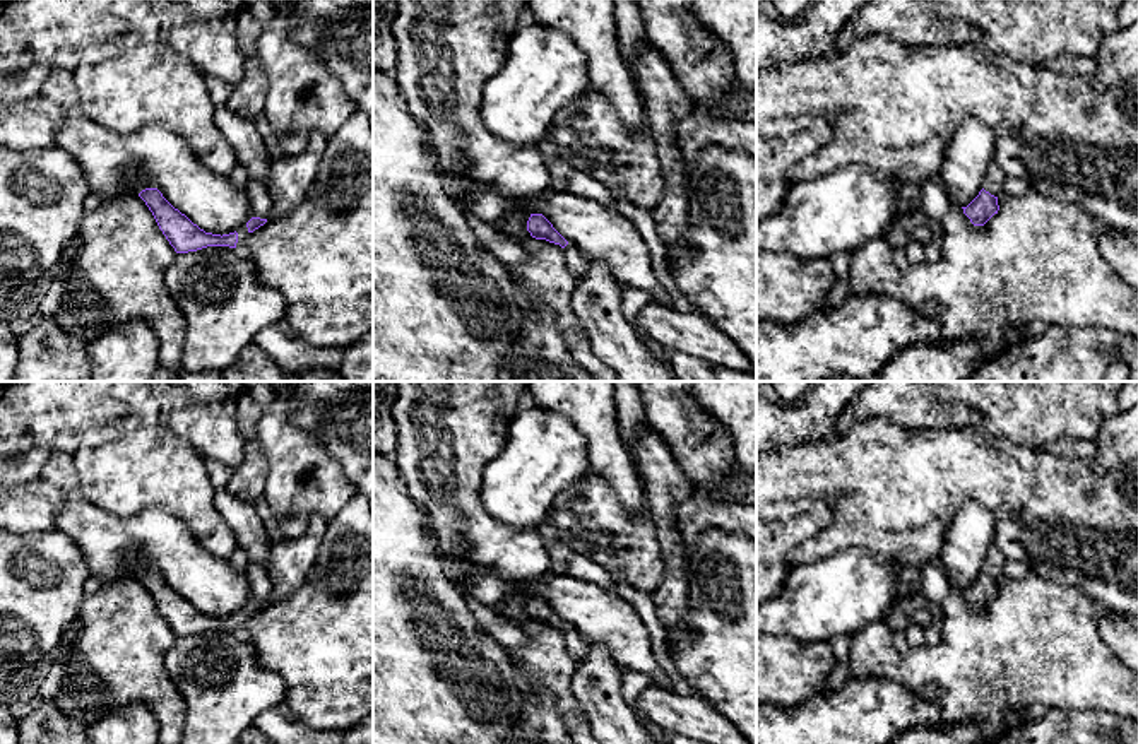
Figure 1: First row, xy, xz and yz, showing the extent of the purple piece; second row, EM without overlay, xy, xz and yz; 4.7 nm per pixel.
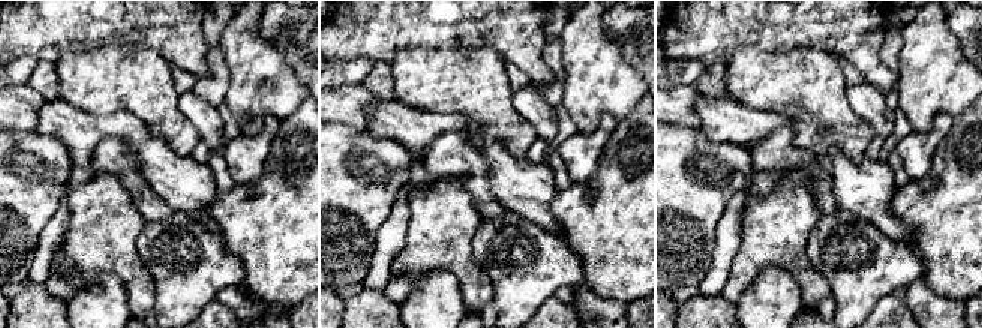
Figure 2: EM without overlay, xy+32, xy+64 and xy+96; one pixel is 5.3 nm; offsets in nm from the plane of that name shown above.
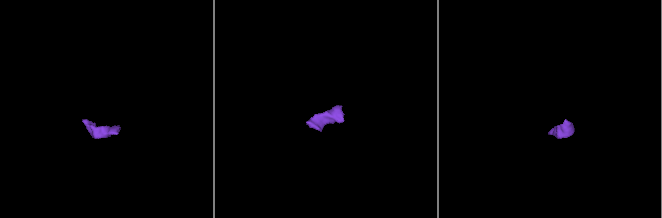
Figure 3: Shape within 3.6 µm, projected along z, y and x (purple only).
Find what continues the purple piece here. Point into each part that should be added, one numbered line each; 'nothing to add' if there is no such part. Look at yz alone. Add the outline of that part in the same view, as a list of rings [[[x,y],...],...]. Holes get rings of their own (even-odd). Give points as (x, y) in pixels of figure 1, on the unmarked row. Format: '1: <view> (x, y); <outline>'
1: yz (995, 561); [[[993,544],[986,558],[984,573],[994,580],[999,580],[1003,576],[1003,568],[1006,561],[1008,558],[999,551],[996,544]]]

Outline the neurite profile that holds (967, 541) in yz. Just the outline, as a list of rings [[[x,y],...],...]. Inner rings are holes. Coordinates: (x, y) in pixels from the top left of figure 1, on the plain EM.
[[[963,505],[945,534],[939,564],[951,583],[967,590],[984,571],[994,544],[996,517],[982,506]]]

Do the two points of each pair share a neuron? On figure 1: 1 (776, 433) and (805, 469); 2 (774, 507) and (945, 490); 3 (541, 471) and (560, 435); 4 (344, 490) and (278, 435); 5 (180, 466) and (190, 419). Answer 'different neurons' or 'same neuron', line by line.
1: different neurons
2: same neuron
3: same neuron
4: same neuron
5: different neurons

